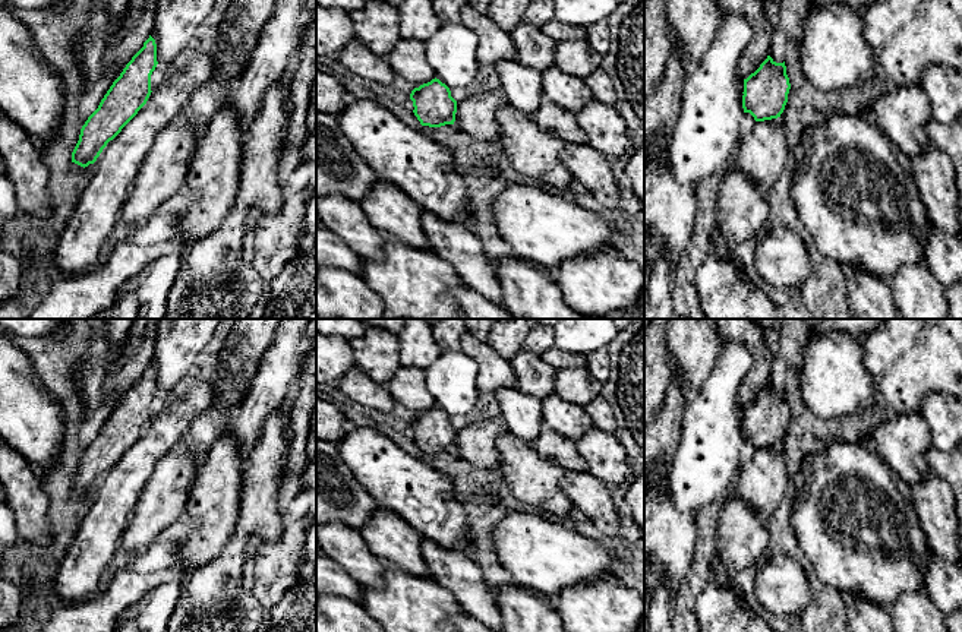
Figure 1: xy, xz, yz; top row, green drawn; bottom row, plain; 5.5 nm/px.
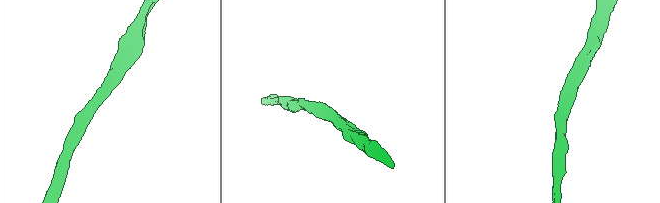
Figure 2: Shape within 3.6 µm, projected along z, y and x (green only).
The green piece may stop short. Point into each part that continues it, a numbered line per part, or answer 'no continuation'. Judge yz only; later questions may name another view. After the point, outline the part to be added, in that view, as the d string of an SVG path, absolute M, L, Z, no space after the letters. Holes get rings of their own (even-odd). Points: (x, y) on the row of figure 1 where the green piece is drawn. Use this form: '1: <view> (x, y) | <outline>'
no continuation

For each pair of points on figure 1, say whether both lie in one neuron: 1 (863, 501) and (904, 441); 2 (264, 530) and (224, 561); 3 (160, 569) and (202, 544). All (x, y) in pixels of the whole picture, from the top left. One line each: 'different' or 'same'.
1: different
2: same
3: different

